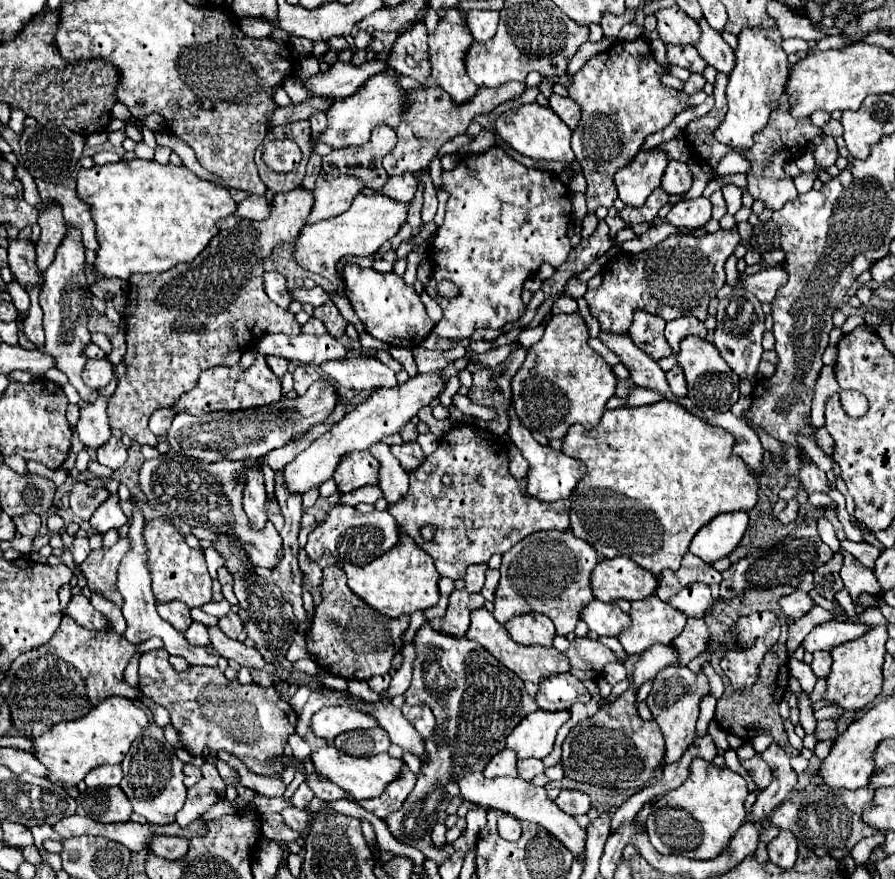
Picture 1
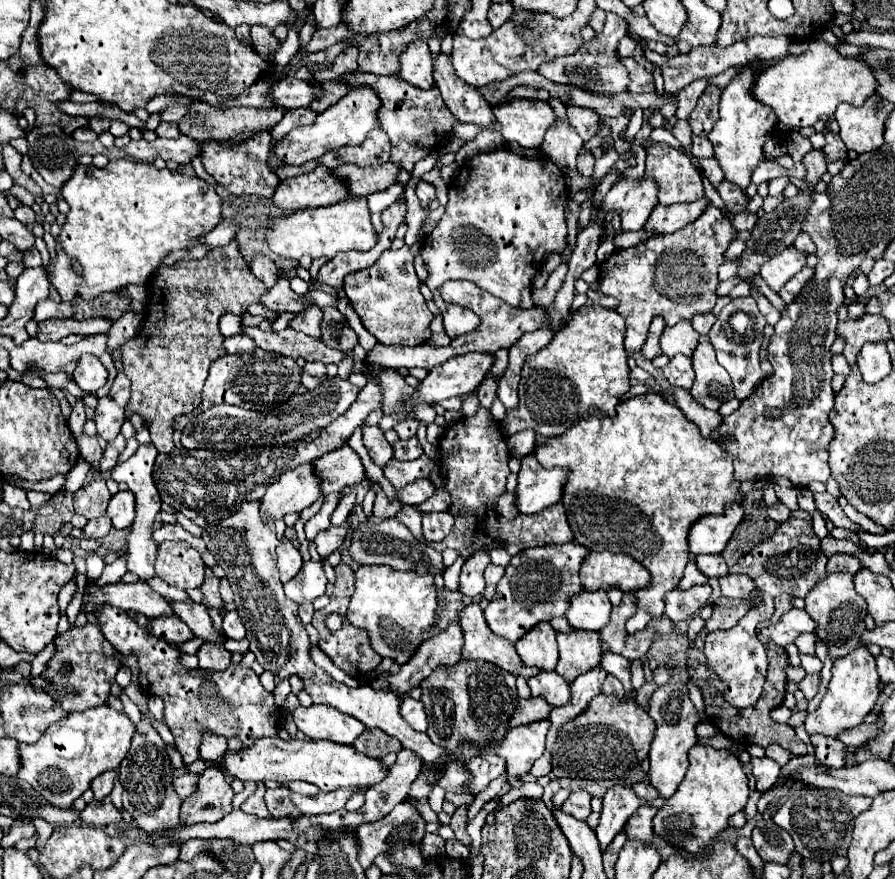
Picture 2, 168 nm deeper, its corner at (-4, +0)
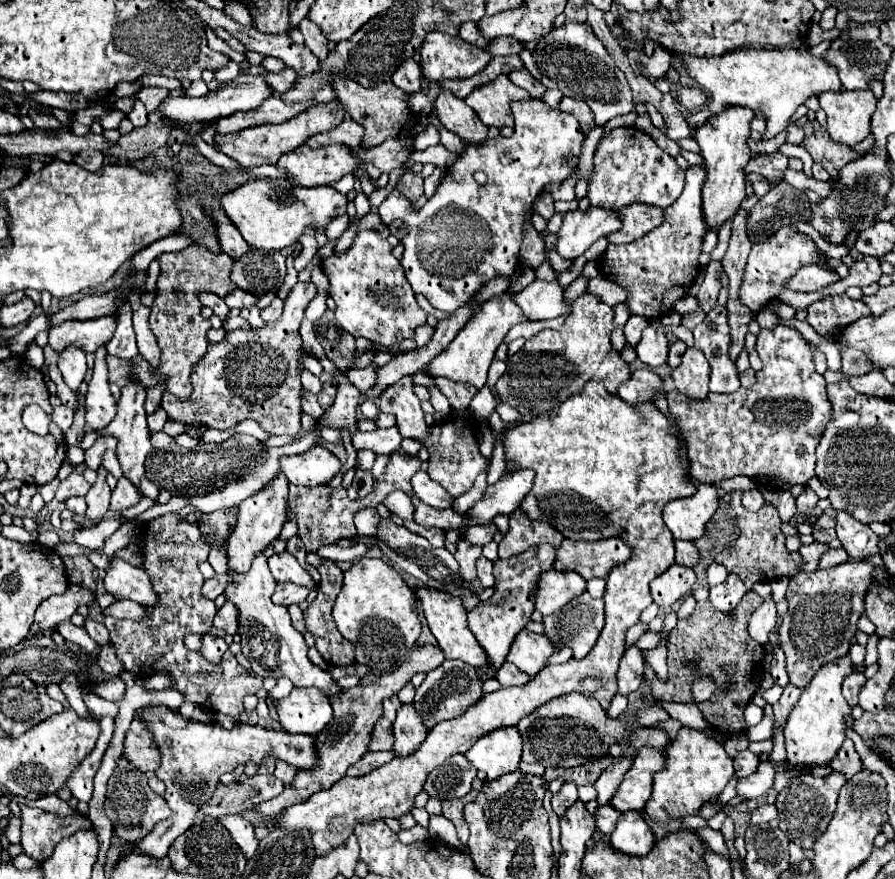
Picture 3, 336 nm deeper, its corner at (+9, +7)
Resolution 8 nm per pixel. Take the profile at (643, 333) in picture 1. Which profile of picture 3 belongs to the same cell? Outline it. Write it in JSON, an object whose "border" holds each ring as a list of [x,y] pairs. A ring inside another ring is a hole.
{"border":[[[630,315],[626,327],[624,327],[624,335],[626,335],[626,341],[634,347],[638,345],[640,337],[642,337],[642,331],[644,327],[648,325],[648,319],[646,317],[638,317],[638,315]]]}

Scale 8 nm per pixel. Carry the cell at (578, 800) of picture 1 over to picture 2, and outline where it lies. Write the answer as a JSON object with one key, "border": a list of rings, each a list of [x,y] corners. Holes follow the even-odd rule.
{"border":[[[575,790],[571,792],[571,796],[565,800],[565,804],[561,806],[563,812],[575,816],[577,820],[585,820],[591,814],[591,804],[589,804],[591,796],[585,790]]]}

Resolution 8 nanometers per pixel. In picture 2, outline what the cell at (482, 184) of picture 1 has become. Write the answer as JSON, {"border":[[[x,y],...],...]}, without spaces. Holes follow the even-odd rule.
{"border":[[[509,148],[483,152],[473,156],[461,166],[457,182],[449,188],[449,202],[443,218],[433,228],[429,236],[425,236],[421,244],[421,258],[429,272],[425,284],[433,294],[433,300],[443,316],[443,326],[449,338],[457,338],[465,332],[477,328],[479,318],[459,304],[445,302],[439,294],[441,284],[447,280],[471,280],[479,288],[489,294],[501,298],[503,302],[519,308],[531,308],[531,278],[533,264],[541,264],[549,252],[561,254],[565,248],[567,226],[565,226],[565,206],[569,200],[569,192],[565,188],[563,170],[551,162],[549,158],[529,158],[523,154],[515,154]]]}

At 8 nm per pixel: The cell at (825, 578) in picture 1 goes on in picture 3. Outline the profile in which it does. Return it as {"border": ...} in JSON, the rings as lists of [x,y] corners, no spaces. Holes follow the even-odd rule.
{"border":[[[828,549],[826,553],[822,553],[822,557],[818,561],[818,569],[830,569],[830,567],[846,563],[846,561],[850,561],[850,557],[846,557],[844,549]]]}

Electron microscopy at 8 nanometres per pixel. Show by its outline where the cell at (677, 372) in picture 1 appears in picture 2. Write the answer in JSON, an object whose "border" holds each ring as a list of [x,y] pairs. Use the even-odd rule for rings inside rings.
{"border":[[[675,356],[669,360],[669,364],[663,368],[663,374],[667,378],[667,382],[675,388],[685,388],[691,390],[693,384],[693,366],[691,366],[691,358],[687,356]]]}

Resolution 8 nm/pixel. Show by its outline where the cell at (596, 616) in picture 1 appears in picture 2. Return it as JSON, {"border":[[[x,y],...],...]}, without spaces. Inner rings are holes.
{"border":[[[581,590],[579,594],[571,596],[565,618],[573,628],[597,632],[597,628],[603,628],[603,624],[607,624],[611,608],[613,606],[607,600],[605,590]]]}

